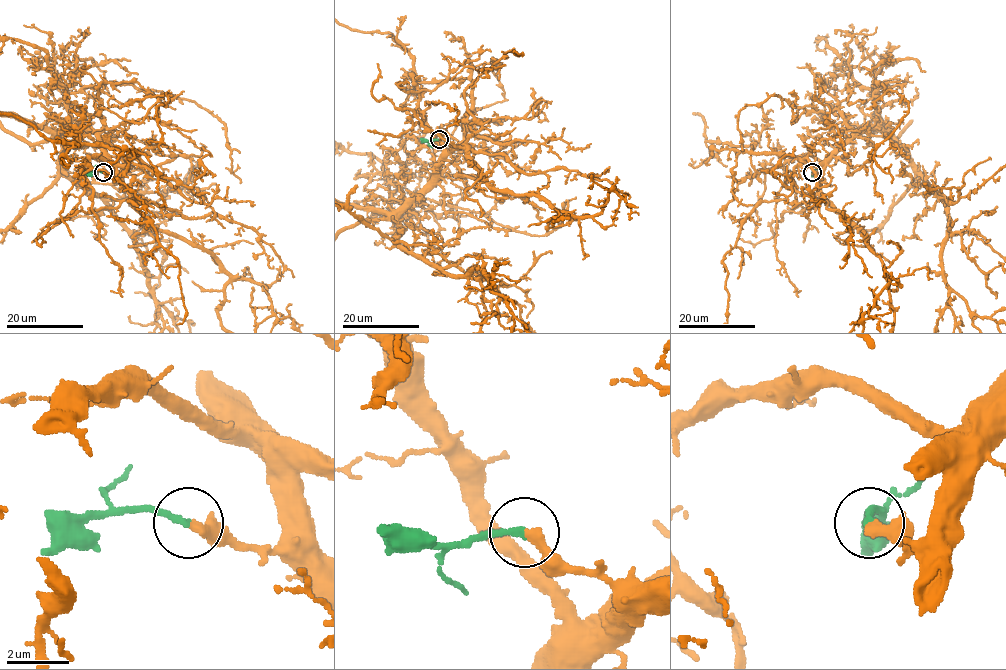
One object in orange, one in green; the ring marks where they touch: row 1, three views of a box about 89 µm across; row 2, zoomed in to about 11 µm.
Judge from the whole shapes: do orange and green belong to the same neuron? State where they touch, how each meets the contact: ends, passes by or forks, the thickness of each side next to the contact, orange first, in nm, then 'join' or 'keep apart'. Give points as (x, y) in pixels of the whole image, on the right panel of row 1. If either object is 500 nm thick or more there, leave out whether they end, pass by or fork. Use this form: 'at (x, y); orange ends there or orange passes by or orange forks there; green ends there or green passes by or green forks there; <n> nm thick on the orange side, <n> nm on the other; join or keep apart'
at (812, 172); orange ends there; green ends there; 340 nm thick on the orange side, 190 nm on the other; join

